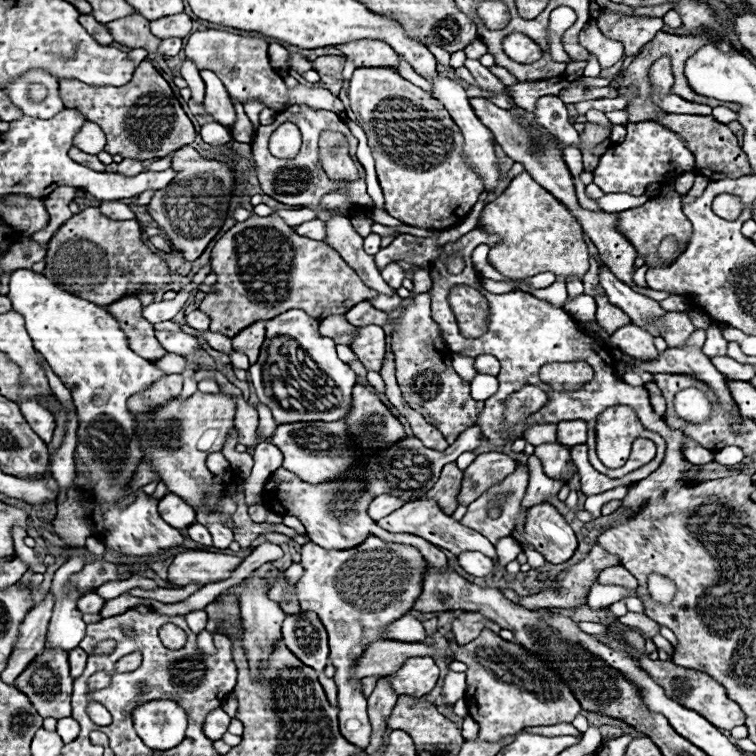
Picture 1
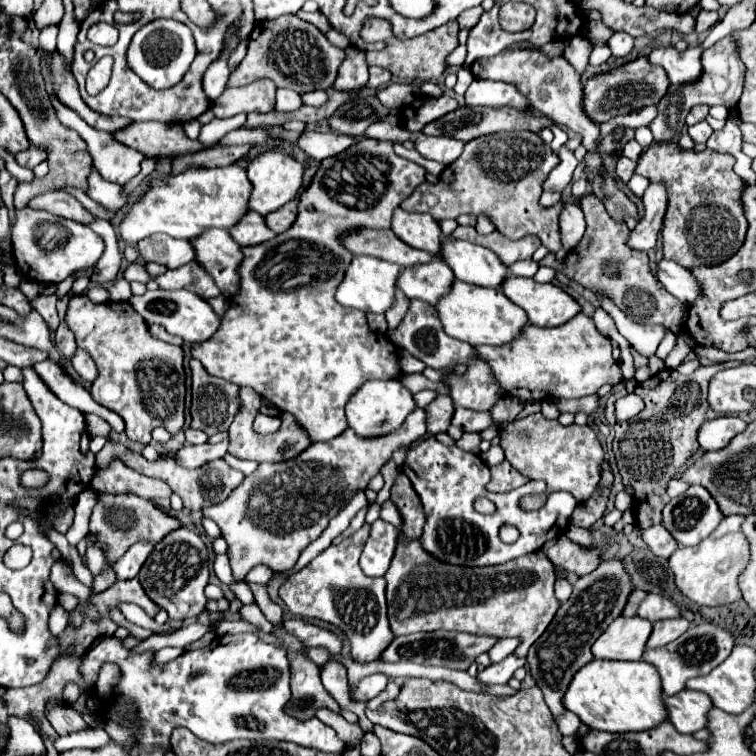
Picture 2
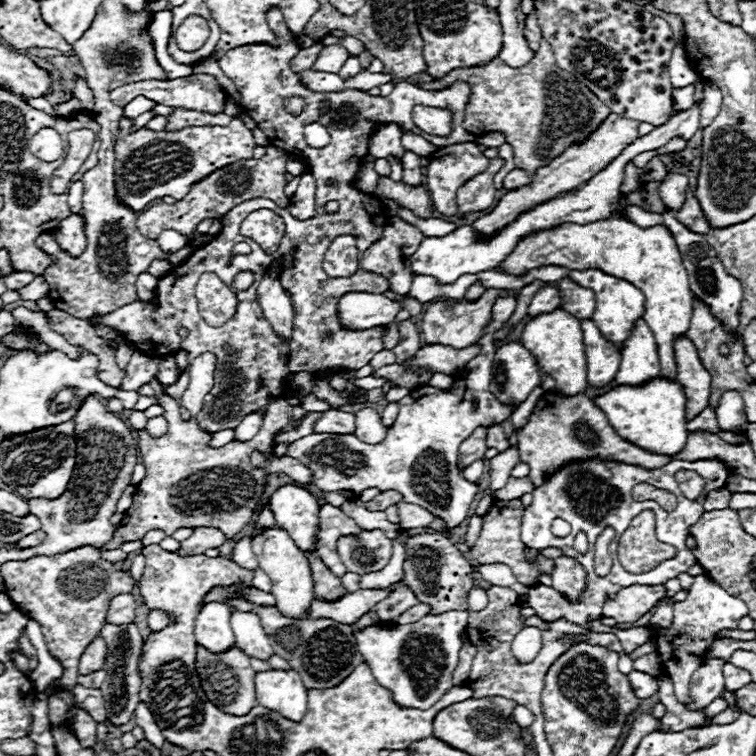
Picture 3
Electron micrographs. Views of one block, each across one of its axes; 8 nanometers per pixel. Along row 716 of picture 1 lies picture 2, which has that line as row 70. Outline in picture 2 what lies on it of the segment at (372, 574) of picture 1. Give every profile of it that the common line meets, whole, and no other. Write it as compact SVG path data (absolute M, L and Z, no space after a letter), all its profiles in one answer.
M354 46L346 48L346 58L340 64L338 78L334 82L334 90L340 92L350 92L366 86L368 82L368 64L366 64L366 54Z

